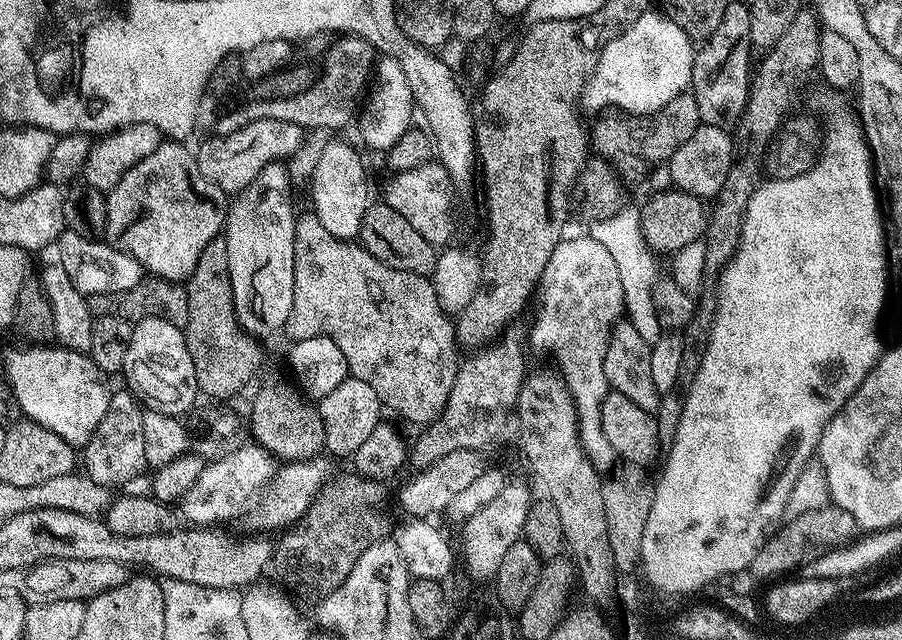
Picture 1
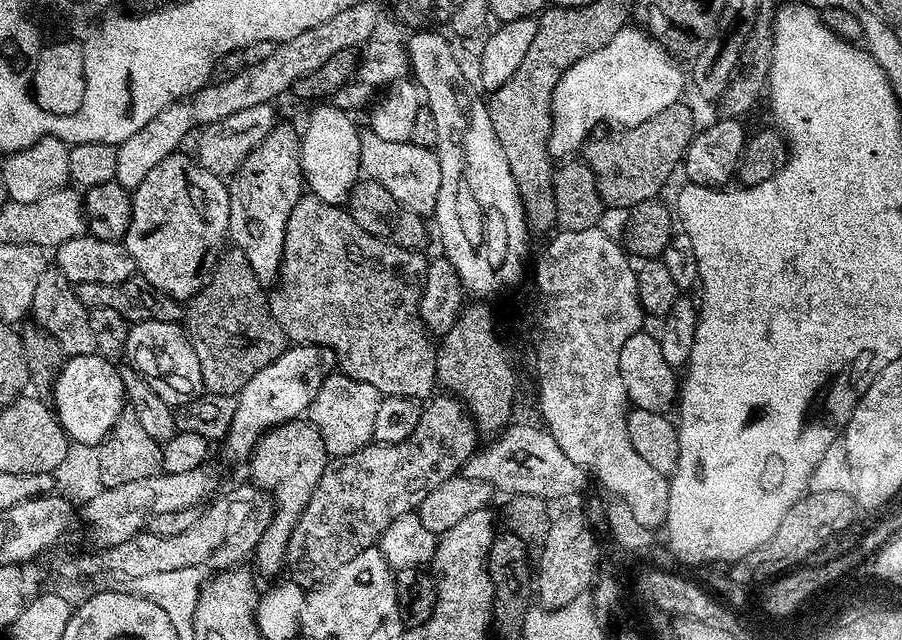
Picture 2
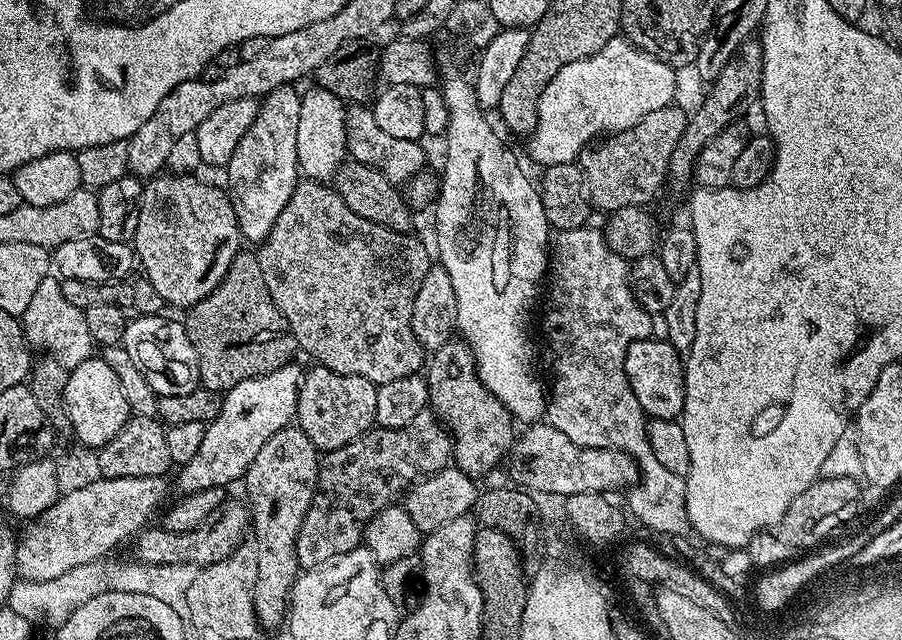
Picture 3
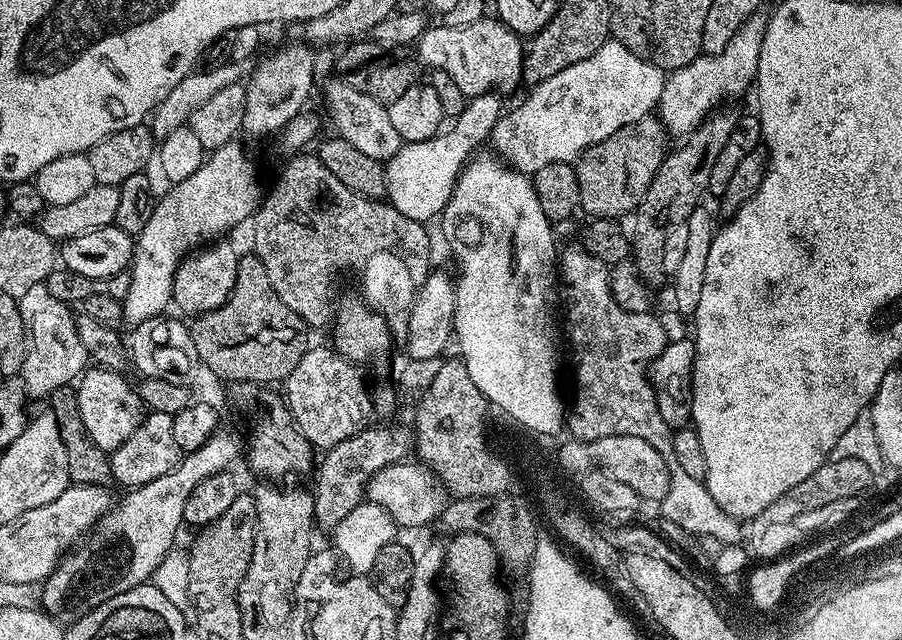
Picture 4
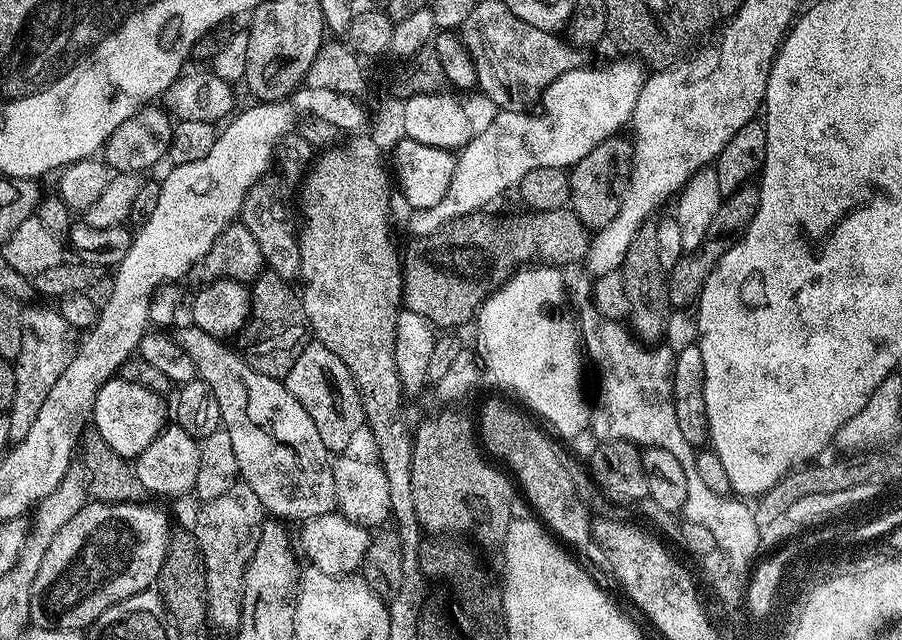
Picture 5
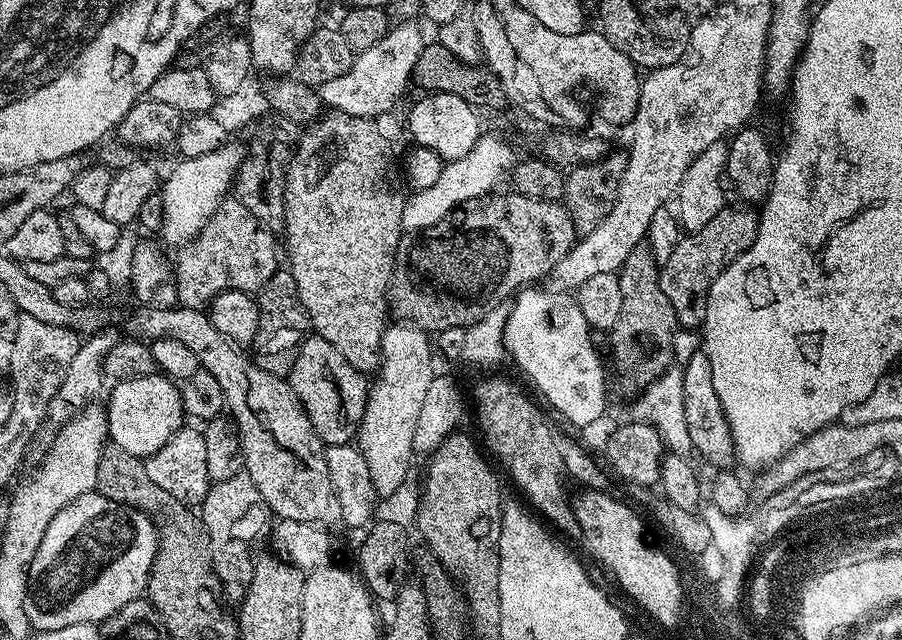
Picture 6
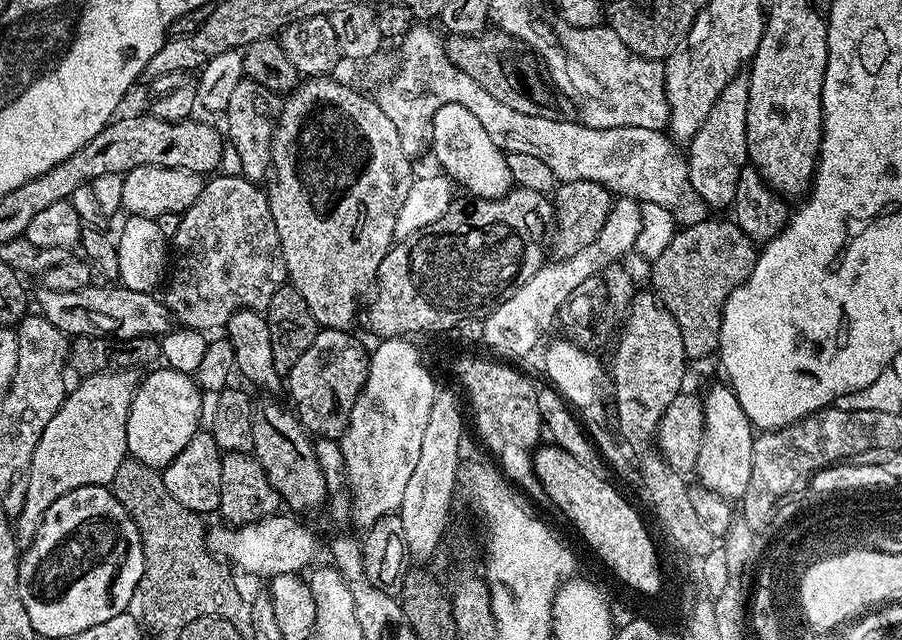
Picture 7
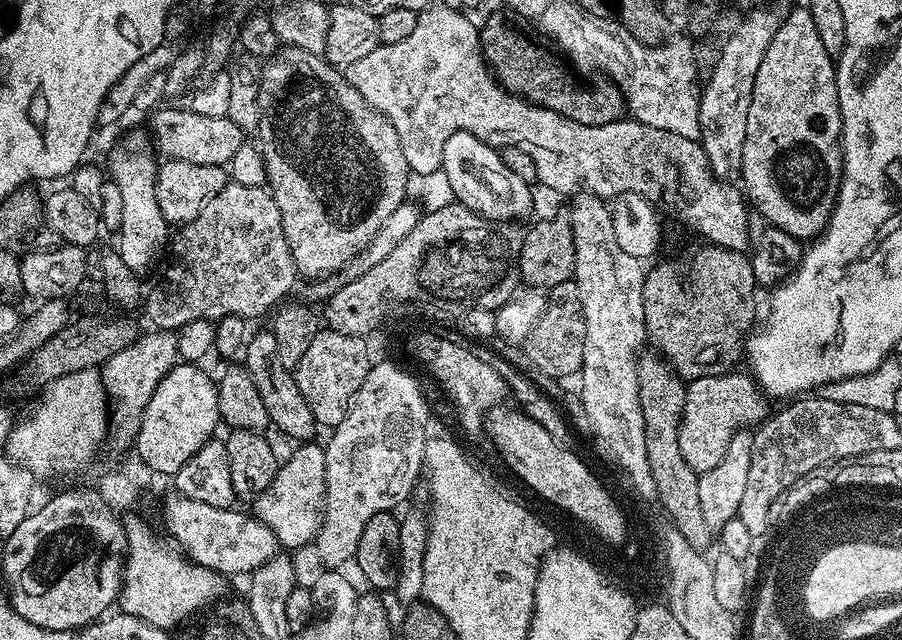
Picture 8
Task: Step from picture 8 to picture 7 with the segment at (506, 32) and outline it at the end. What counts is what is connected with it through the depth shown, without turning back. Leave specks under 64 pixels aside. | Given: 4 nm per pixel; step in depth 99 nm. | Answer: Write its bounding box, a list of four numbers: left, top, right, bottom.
[444,30,548,115]

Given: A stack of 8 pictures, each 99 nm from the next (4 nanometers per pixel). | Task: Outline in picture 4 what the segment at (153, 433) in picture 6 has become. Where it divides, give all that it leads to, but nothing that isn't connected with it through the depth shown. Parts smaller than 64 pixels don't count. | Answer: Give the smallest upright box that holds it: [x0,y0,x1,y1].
[76,366,146,454]

